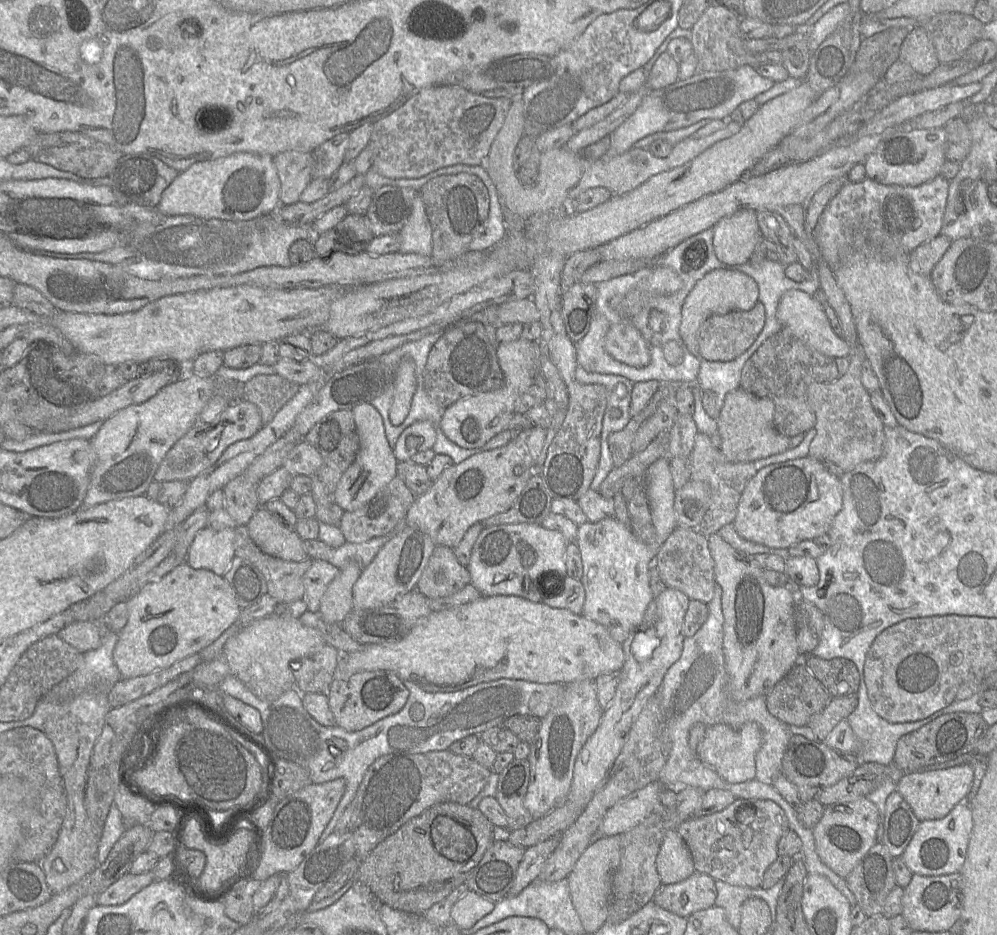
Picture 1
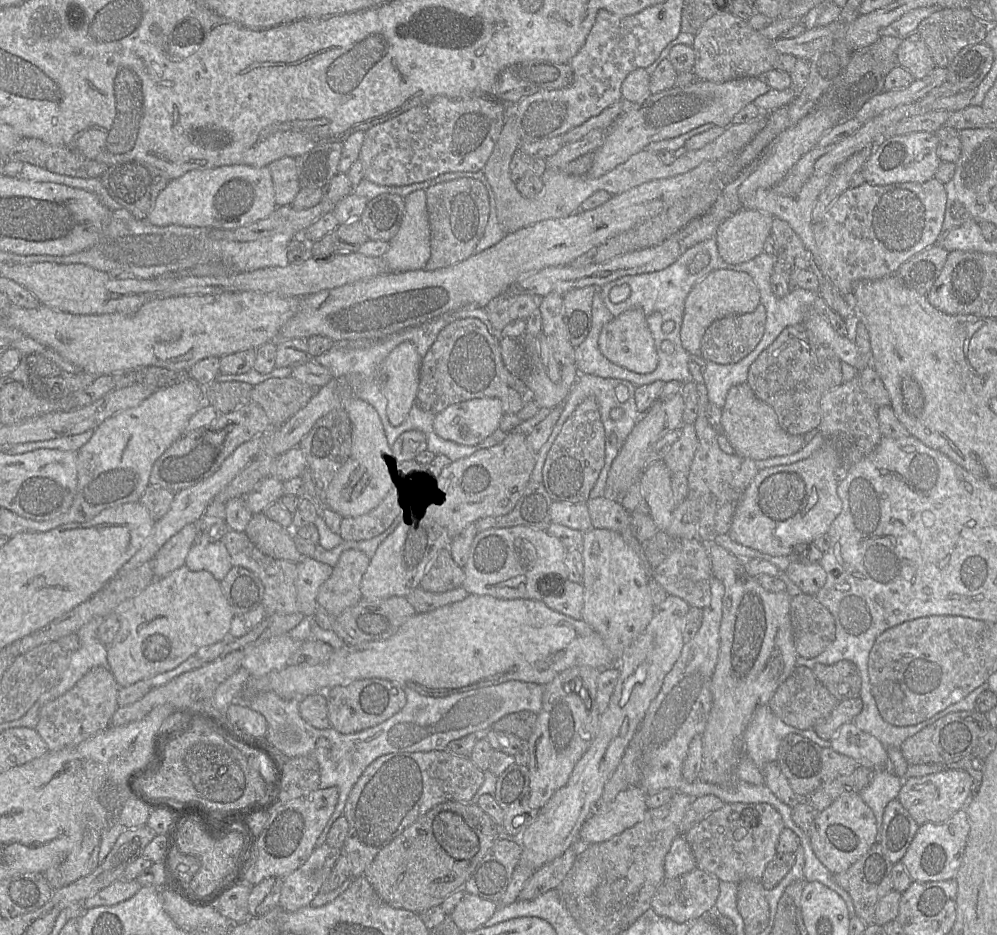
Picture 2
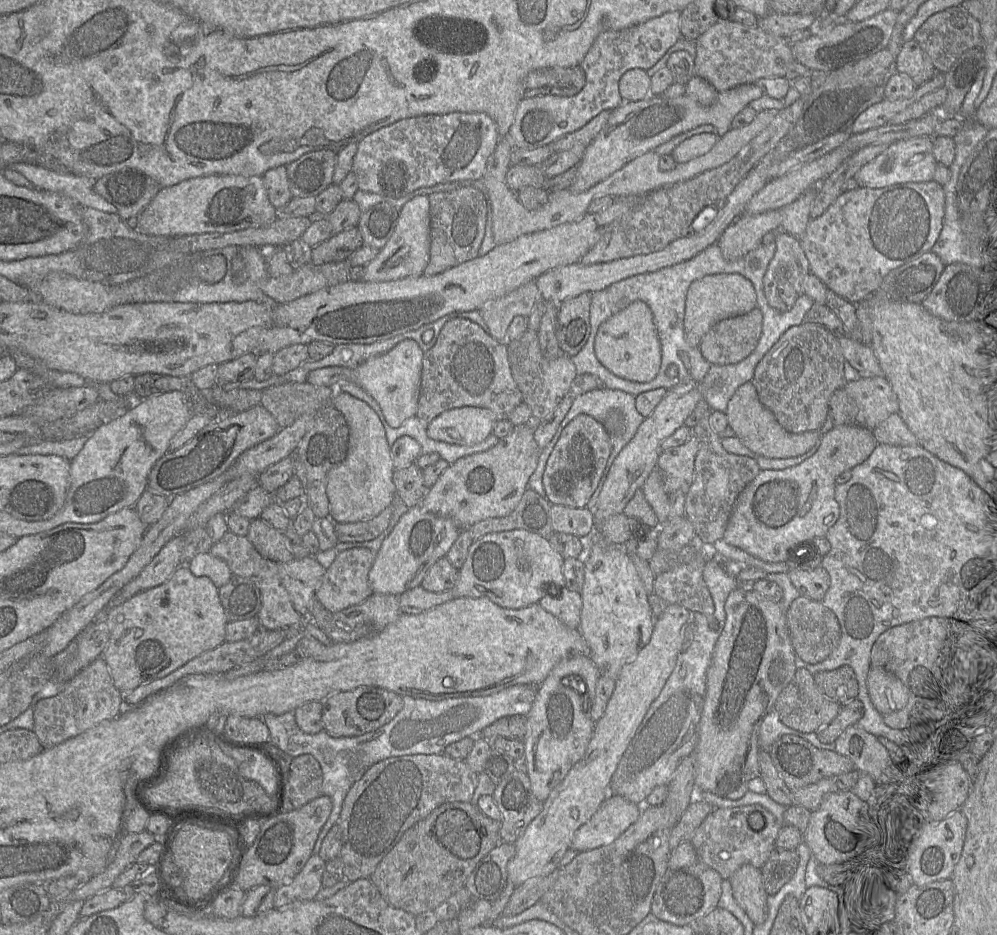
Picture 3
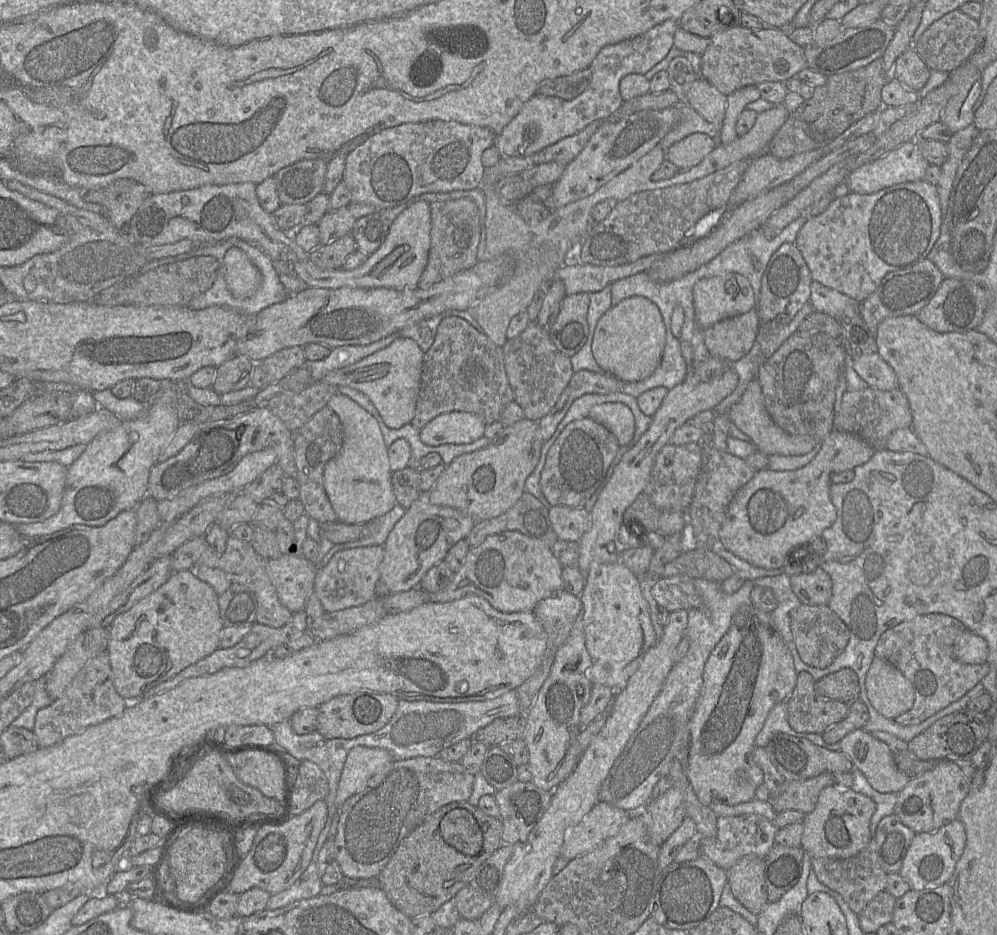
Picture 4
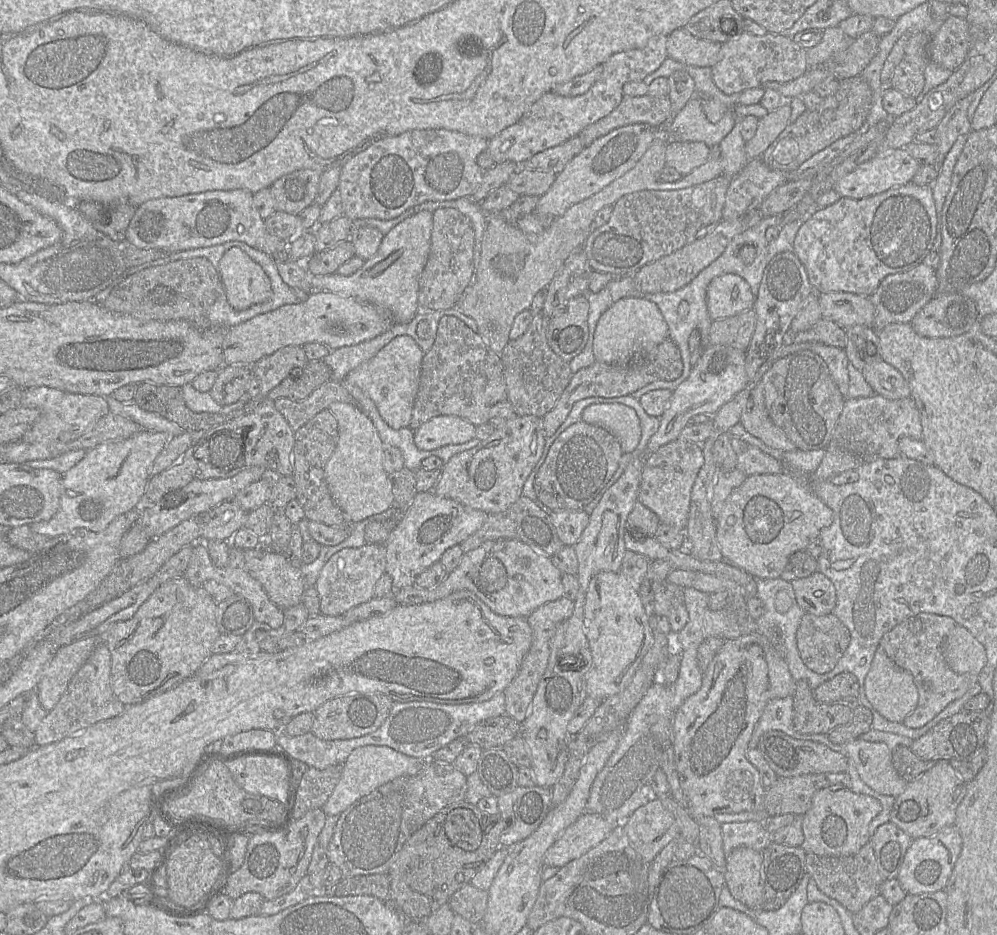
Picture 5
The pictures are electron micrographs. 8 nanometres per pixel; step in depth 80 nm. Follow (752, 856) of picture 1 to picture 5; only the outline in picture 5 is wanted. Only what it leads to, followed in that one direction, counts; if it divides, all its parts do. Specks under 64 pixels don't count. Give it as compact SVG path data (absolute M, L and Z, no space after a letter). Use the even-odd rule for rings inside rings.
M759 821L723 823L721 833L726 855L738 847L762 852L772 842L772 834Z

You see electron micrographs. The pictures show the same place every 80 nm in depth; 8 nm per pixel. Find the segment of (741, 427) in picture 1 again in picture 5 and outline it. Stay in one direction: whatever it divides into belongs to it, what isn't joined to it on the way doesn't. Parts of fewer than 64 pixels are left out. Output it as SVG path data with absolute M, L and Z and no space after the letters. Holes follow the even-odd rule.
M759 381L752 389L740 424L743 425L747 432L771 448L783 452L797 449L785 433L778 428L769 417L765 405L762 381Z

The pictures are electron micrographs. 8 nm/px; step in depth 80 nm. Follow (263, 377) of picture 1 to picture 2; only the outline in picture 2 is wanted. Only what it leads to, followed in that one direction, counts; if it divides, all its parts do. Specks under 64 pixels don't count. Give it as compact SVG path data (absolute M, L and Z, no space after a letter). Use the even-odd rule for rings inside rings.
M293 377L270 378L251 390L251 401L265 411L271 427L279 427L307 405L316 388Z

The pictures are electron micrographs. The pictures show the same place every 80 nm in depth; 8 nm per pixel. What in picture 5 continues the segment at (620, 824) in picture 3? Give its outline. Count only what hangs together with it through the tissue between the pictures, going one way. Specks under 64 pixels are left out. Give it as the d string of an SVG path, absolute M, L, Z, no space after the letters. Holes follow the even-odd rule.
M583 813L549 847L543 859L544 867L562 868L580 858L602 842L616 825L600 814Z

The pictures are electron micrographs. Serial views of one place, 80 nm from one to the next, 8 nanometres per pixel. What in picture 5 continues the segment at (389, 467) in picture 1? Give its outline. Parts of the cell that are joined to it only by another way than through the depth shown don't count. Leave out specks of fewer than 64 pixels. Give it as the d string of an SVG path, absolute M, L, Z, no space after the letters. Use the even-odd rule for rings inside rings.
M334 402L329 410L338 422L338 441L325 466L326 482L335 504L349 523L356 523L395 504L391 482L383 467L384 443L372 420L356 404Z

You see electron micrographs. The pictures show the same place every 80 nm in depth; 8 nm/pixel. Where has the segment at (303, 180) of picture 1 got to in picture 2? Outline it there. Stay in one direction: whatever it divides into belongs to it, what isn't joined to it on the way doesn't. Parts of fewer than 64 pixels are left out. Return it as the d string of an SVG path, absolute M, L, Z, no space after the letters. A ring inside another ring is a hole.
M280 158L267 167L272 176L277 207L291 205L301 190L296 159Z

